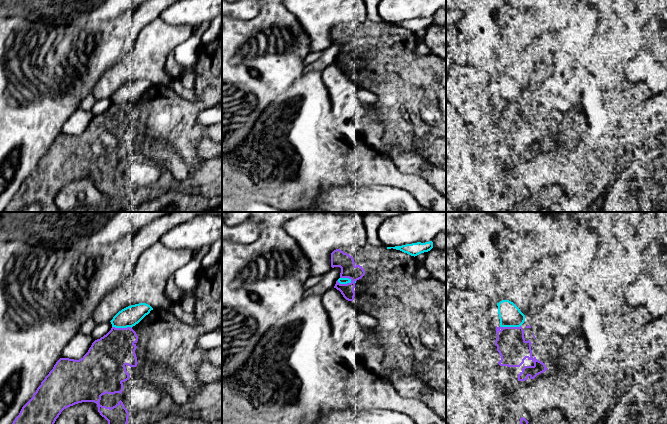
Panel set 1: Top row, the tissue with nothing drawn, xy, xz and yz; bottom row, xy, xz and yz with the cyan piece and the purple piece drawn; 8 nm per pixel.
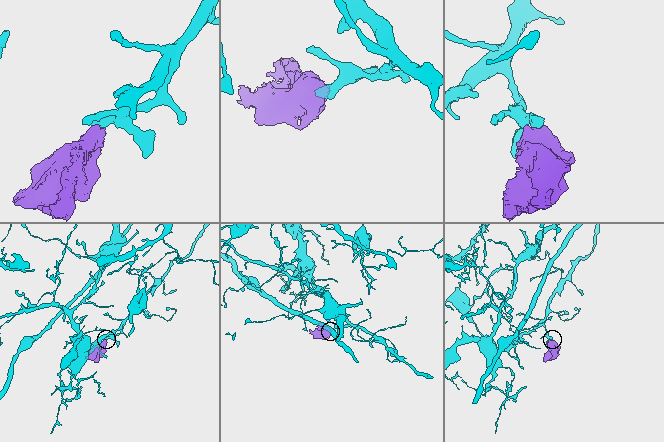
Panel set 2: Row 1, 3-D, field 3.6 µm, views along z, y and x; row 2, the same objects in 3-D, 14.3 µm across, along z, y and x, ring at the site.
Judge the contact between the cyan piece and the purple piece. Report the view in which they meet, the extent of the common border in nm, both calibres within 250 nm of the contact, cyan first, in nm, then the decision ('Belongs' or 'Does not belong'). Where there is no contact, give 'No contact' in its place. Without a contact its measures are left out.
Touches cyan in xz. Shared border 120 nm. Thickness 50 nm (cyan) against 130 nm. Does not belong

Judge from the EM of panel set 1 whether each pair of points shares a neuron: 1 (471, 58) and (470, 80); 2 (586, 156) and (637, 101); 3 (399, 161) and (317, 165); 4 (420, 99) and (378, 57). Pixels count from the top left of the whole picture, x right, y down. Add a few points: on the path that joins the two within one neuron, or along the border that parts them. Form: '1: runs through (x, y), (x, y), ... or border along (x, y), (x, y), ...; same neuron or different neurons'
1: border along (457, 65), (478, 69), (490, 79); different neurons
2: runs through (600, 142), (616, 126), (616, 122), (623, 115); same neuron
3: border along (392, 160), (401, 171), (413, 174); different neurons
4: runs through (410, 89), (388, 67); same neuron

